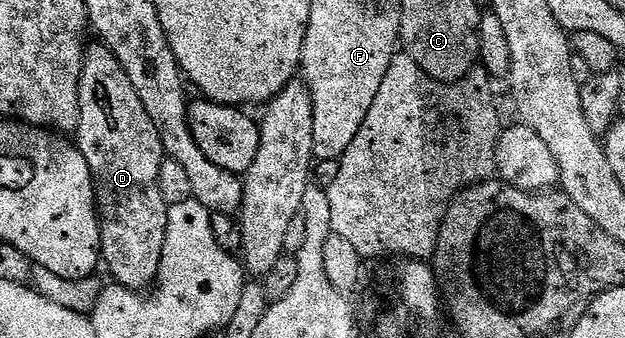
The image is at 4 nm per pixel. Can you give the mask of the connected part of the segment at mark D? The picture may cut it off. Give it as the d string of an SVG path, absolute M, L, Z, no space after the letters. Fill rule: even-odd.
M102 43L94 44L88 44L83 54L83 70L81 71L81 79L79 80L79 128L77 130L79 141L77 140L77 148L81 151L85 163L89 163L91 184L95 186L95 211L99 214L99 251L101 261L105 269L107 265L108 271L115 276L112 277L114 284L124 285L126 289L147 291L152 288L152 285L158 278L159 264L161 263L163 244L165 243L168 206L163 204L161 195L158 193L158 171L165 158L165 153L161 148L159 129L153 123L153 119L149 119L149 115L145 111L141 99L137 99L137 91L133 91L133 83L129 83L125 71L119 66L117 59L108 51L107 46Z

